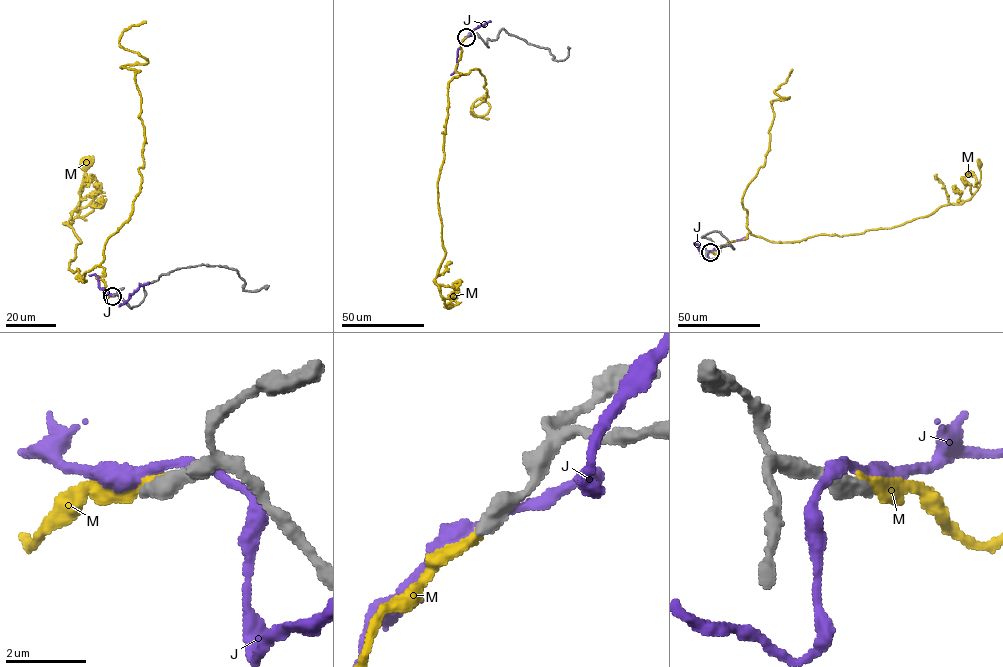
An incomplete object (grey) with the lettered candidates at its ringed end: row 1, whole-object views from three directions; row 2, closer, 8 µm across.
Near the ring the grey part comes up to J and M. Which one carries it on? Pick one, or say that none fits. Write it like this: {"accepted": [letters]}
{"accepted": []}

